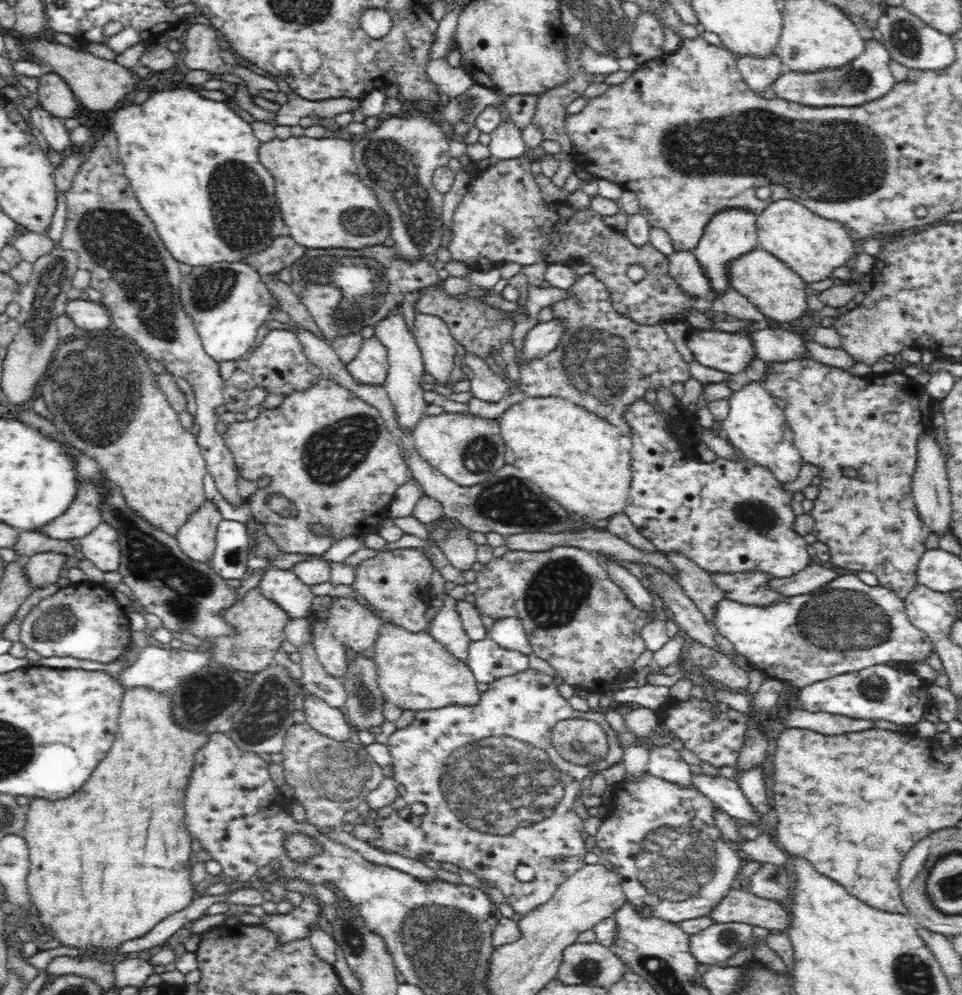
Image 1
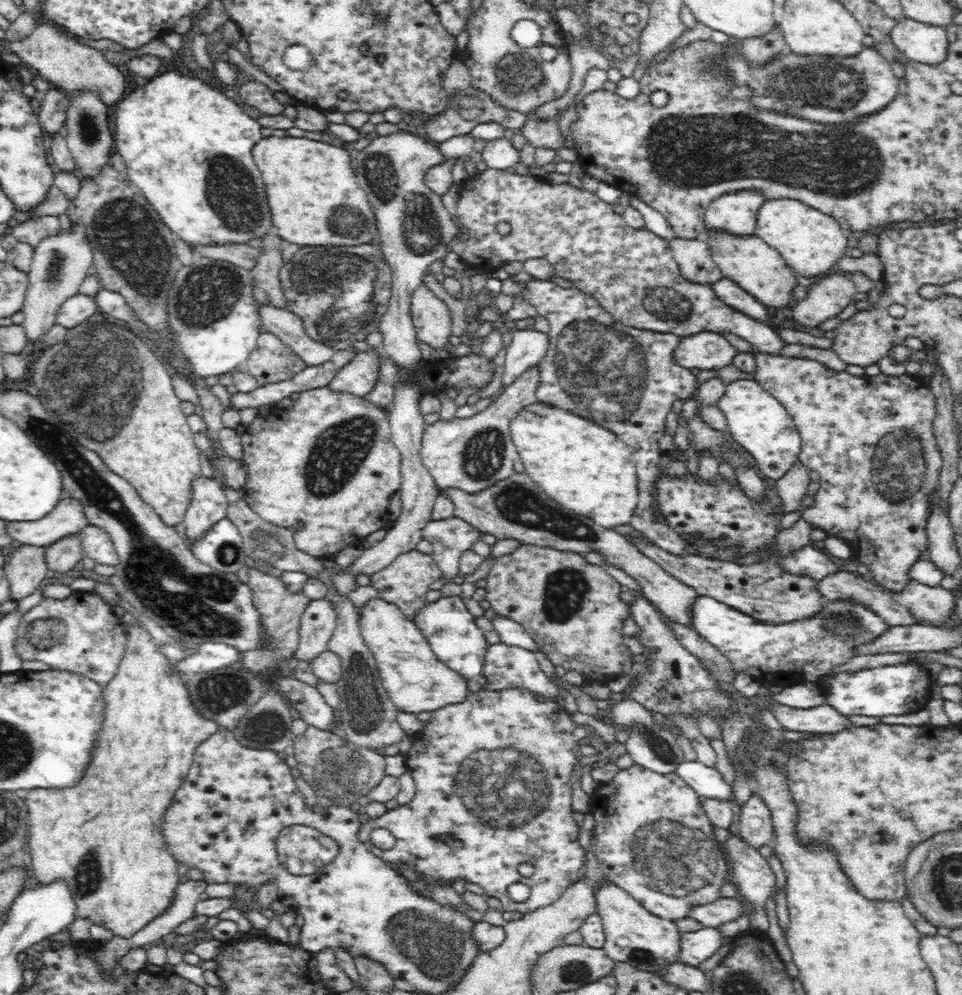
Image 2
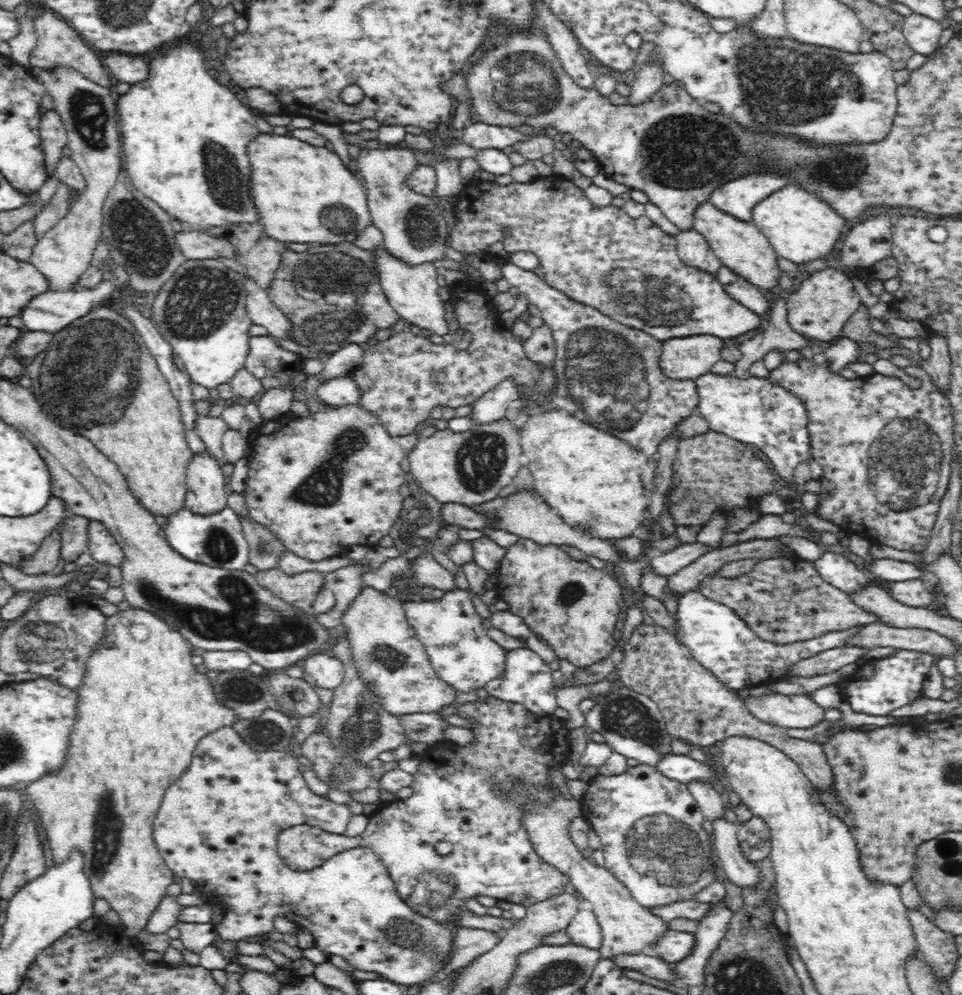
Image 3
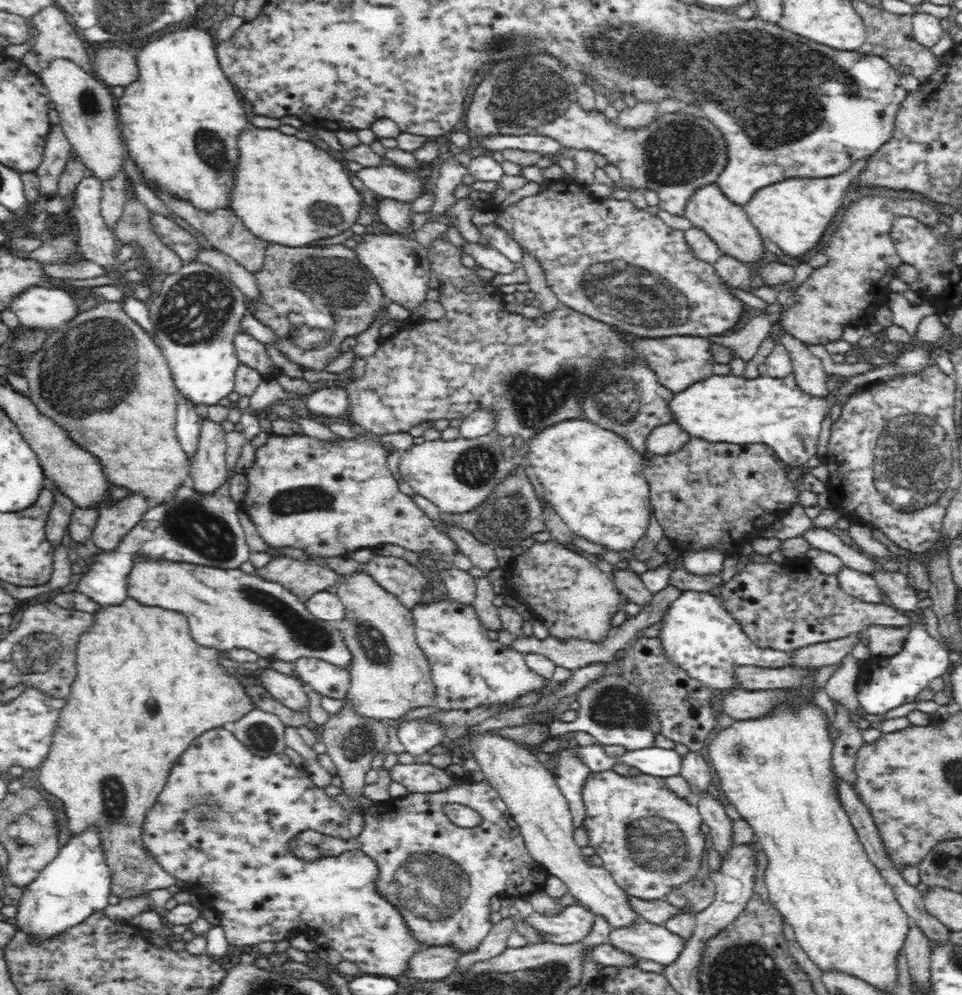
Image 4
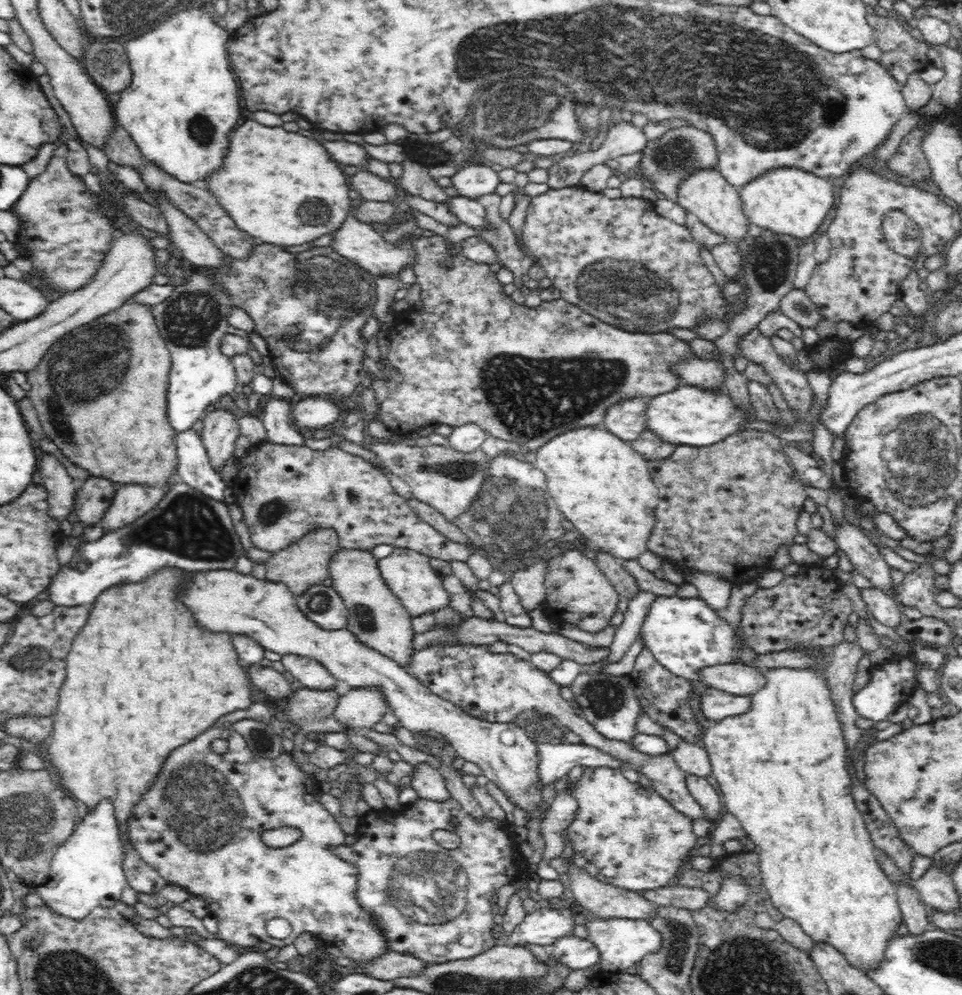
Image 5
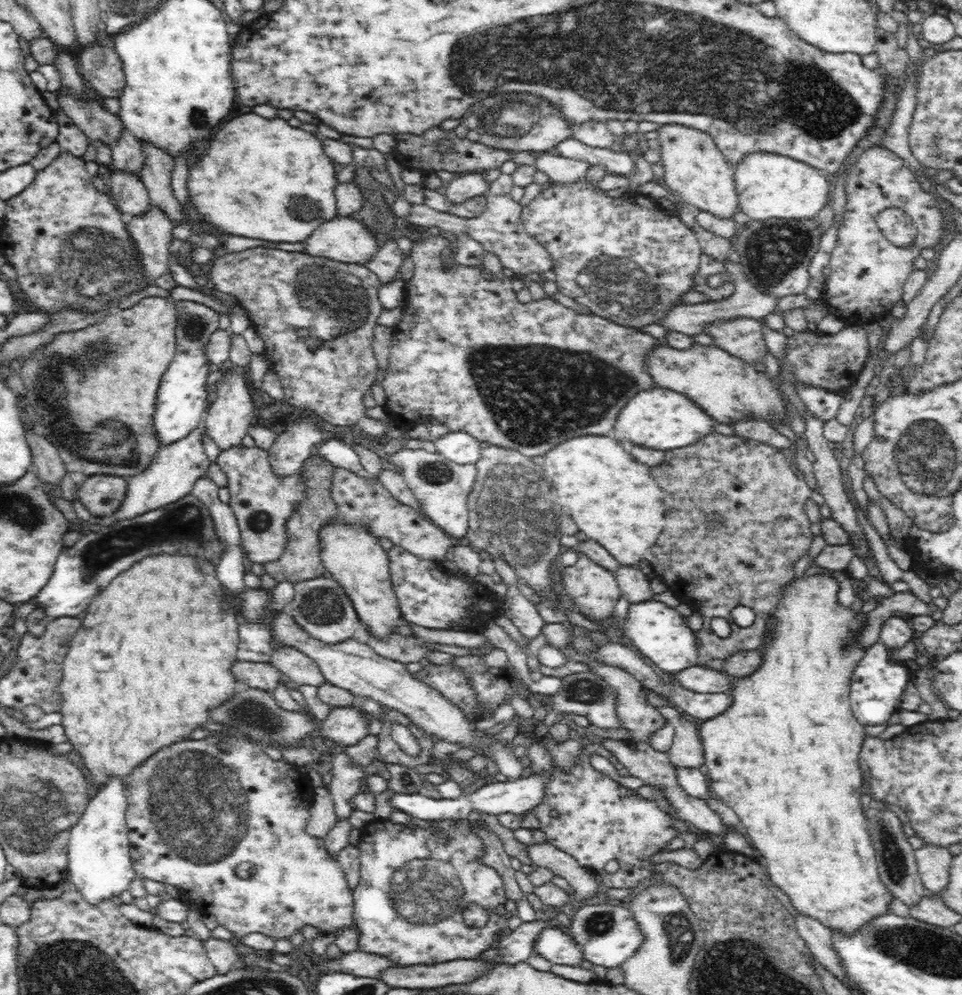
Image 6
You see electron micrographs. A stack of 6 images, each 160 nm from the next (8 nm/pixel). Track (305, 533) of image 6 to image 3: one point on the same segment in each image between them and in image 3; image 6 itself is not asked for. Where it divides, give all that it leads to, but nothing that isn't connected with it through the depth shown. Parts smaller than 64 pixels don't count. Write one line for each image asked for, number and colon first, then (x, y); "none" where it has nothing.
3: (300, 590)
4: (303, 580)
5: (306, 563)

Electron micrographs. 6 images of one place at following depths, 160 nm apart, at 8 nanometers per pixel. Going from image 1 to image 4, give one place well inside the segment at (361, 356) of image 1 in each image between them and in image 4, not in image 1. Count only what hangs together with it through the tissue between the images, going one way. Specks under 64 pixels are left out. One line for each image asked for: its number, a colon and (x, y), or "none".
2: (359, 376)
3: (340, 391)
4: (332, 401)

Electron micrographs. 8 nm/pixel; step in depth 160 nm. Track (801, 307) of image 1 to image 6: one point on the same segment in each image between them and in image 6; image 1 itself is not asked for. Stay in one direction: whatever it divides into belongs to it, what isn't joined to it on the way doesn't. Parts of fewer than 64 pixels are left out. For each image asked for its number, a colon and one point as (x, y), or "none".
2: (759, 269)
3: (741, 246)
4: (708, 209)
5: (706, 194)
6: (695, 170)

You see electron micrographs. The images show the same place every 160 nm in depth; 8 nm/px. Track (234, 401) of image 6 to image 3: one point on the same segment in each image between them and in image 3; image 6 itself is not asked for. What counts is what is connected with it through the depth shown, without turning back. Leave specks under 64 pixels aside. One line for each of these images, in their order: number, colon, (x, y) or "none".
3: (205, 494)
4: (207, 468)
5: (220, 429)

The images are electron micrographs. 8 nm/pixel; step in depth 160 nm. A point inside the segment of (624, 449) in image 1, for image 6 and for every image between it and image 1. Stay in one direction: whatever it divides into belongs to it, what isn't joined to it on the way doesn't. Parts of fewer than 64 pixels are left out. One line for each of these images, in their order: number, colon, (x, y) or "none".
2: (586, 468)
3: (609, 498)
4: (593, 478)
5: (599, 482)
6: (615, 500)

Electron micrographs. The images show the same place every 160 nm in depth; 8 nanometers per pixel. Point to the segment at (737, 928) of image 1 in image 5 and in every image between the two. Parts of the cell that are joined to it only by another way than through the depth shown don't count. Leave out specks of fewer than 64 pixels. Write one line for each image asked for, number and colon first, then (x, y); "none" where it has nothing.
2: (697, 946)
3: (674, 945)
4: (647, 941)
5: (622, 942)

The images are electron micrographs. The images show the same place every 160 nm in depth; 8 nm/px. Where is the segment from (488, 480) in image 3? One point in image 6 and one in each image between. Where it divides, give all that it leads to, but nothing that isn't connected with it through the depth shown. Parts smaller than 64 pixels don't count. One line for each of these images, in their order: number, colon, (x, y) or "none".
4: (457, 475)
5: (447, 479)
6: (442, 487)

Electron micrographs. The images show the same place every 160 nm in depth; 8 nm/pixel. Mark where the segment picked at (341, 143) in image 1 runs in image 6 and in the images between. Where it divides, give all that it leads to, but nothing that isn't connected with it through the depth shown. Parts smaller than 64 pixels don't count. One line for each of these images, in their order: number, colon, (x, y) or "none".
2: (316, 202)
3: (304, 193)
4: (288, 192)
5: (281, 188)
6: (254, 182)

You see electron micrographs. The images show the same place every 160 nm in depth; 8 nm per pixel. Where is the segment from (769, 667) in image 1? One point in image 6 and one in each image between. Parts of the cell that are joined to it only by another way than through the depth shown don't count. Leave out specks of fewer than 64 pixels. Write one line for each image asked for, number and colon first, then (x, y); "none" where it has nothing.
2: (807, 650)
3: (717, 638)
4: (700, 636)
5: (685, 635)
6: (661, 633)

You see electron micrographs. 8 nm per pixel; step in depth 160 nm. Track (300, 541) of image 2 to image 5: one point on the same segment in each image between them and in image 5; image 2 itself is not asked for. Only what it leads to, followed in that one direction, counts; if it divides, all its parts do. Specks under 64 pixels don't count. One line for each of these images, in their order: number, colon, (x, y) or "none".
3: (332, 478)
4: (304, 493)
5: (286, 491)

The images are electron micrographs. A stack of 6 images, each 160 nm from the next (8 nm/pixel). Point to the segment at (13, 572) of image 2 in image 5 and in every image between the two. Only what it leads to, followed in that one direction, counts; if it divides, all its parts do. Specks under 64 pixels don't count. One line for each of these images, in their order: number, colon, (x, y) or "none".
3: (47, 557)
4: (56, 528)
5: (60, 486)

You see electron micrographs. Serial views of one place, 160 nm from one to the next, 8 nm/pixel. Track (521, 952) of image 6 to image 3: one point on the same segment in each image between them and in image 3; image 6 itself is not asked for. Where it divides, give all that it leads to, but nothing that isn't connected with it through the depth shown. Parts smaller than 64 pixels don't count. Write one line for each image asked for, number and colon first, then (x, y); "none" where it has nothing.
3: (584, 929)
4: (574, 922)
5: (544, 926)

